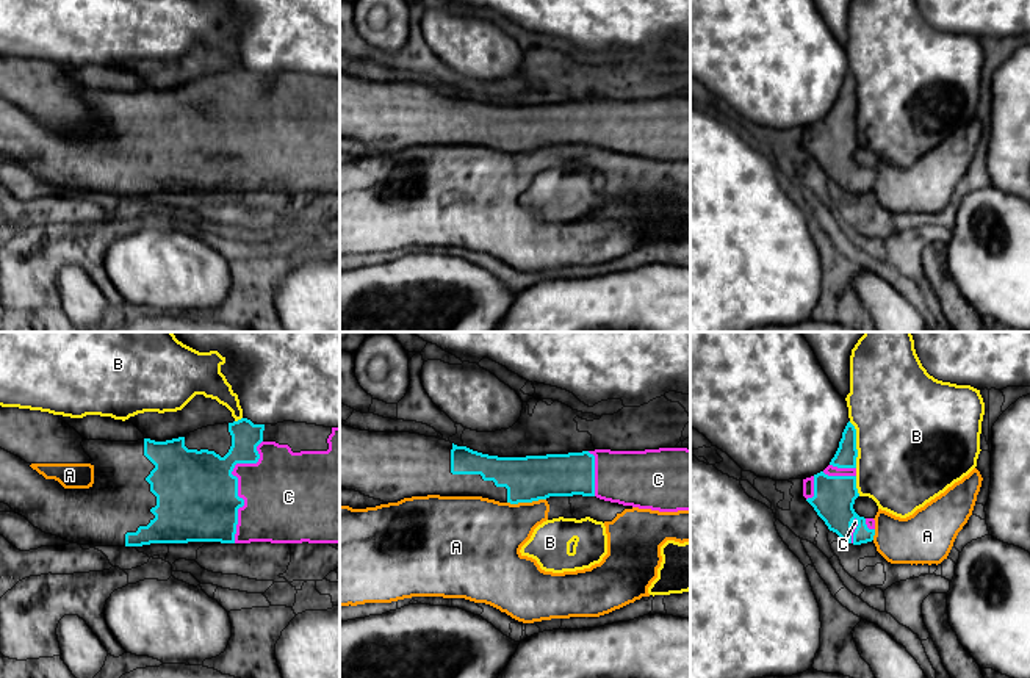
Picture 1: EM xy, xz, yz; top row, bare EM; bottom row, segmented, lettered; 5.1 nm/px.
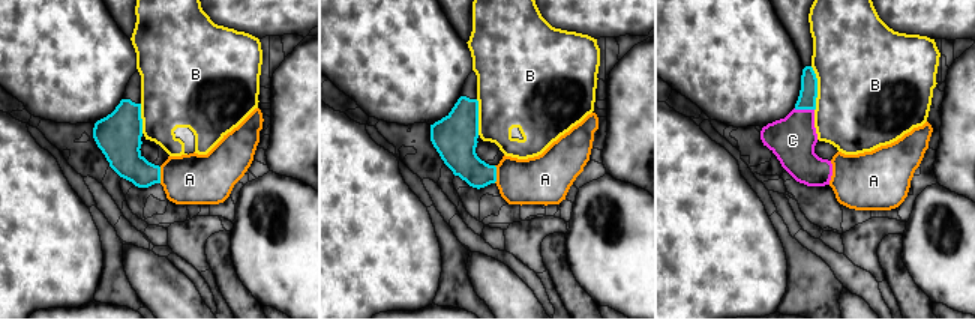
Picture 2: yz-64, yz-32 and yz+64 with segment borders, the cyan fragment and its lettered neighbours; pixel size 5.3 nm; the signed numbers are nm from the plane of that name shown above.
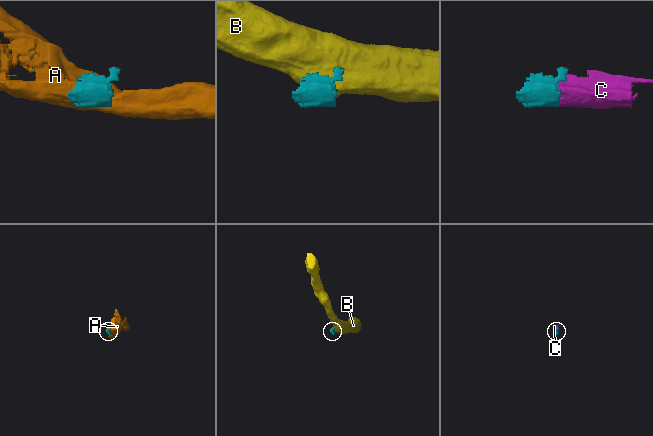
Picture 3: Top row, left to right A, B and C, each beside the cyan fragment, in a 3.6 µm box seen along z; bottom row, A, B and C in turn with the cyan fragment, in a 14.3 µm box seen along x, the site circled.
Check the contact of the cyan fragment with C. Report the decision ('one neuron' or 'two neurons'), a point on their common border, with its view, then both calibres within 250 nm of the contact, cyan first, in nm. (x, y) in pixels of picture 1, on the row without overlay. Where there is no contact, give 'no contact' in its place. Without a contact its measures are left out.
one neuron; meets cyan in xy at (237, 132); 420 nm thick on the cyan side, 420 nm on the other

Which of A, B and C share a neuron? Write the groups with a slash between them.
A / B / C

